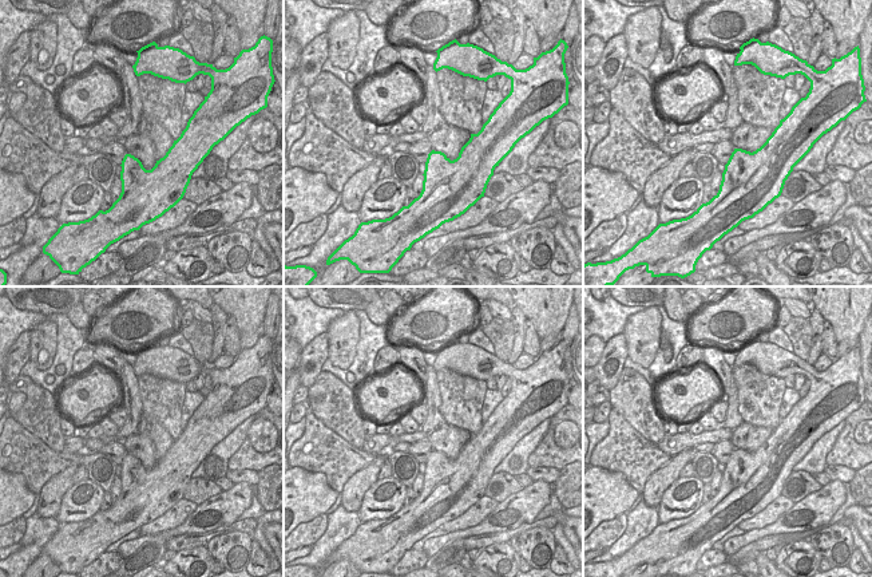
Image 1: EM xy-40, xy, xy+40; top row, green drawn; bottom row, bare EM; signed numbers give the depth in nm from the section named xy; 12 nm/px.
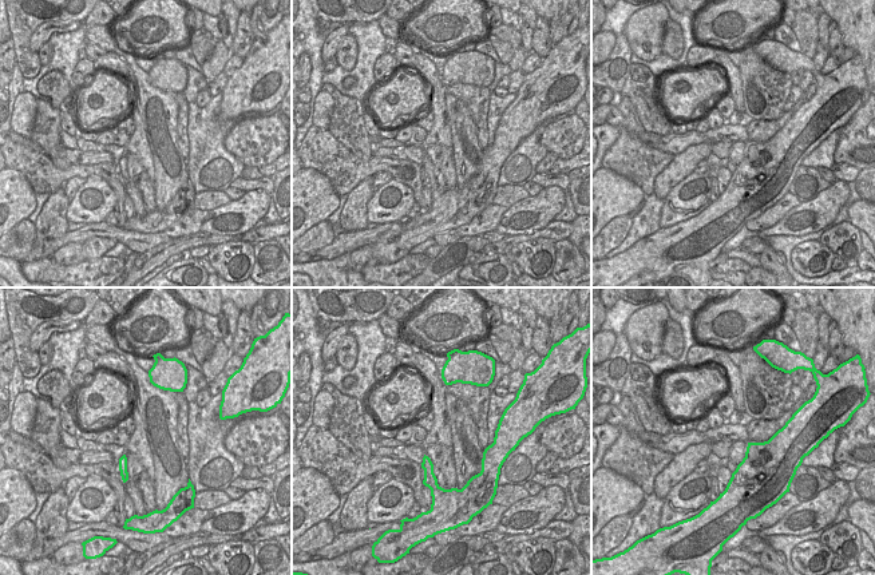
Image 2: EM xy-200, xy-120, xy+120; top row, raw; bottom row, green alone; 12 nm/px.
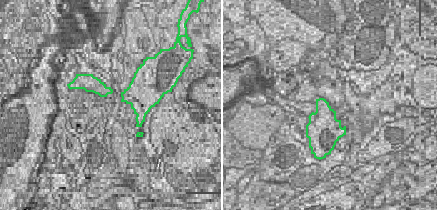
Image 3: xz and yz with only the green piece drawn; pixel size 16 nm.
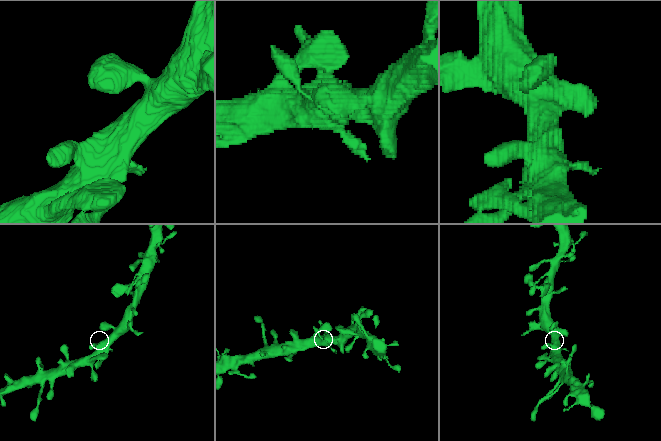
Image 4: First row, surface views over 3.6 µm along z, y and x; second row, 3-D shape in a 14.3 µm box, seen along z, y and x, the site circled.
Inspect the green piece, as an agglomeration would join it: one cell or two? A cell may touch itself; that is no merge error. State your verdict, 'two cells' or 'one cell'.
one cell

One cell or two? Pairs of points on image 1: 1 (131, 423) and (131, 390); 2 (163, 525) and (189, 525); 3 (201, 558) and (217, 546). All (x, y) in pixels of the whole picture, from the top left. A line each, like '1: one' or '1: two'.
1: one
2: two
3: two

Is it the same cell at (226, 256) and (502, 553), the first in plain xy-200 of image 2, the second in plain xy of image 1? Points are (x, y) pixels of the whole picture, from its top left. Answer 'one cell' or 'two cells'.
two cells

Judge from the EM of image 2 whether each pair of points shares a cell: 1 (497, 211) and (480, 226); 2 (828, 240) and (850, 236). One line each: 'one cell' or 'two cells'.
1: one cell
2: one cell

